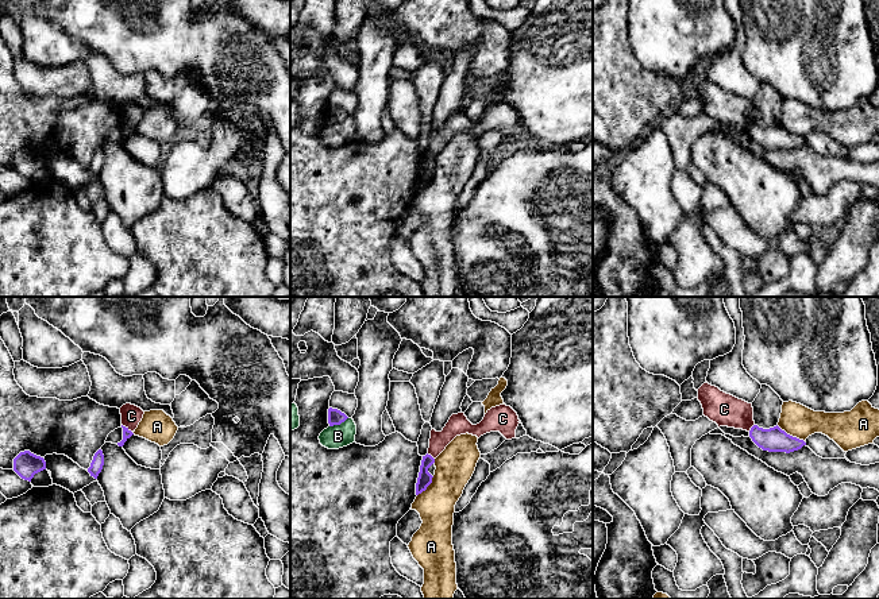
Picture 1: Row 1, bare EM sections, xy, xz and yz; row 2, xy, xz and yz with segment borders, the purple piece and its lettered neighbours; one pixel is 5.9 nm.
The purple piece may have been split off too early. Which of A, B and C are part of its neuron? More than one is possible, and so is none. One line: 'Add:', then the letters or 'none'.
Add: none

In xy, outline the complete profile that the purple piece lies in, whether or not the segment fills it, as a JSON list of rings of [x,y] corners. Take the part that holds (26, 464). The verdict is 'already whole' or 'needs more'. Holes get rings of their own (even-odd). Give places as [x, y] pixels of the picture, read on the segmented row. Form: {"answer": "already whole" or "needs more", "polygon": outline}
{"answer": "already whole", "polygon": [[[30,451],[20,452],[14,459],[14,471],[24,480],[31,482],[34,475],[43,469],[46,469],[45,459]]]}

